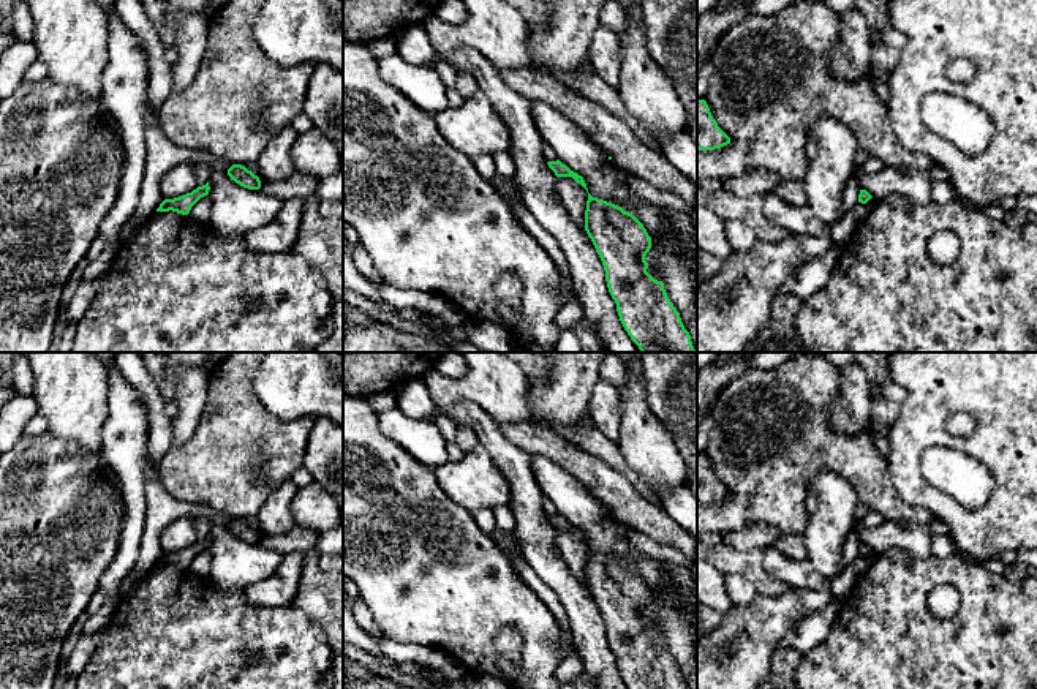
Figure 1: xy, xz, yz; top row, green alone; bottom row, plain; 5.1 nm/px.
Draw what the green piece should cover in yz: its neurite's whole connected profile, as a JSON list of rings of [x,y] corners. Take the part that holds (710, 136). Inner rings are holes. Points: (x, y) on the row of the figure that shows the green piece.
[[[697,100],[697,149],[715,150],[730,144],[730,137],[718,126],[705,100]]]

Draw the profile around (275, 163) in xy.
[[[288,125],[266,145],[256,160],[264,182],[285,180],[296,172],[291,149],[297,136],[299,133]]]

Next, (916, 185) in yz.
[[[855,166],[850,180],[857,180],[860,190],[866,190],[873,198],[881,199],[888,194],[898,194],[918,205],[931,202],[931,190],[934,183],[926,171],[903,168],[884,168],[876,174],[863,174],[860,168]]]

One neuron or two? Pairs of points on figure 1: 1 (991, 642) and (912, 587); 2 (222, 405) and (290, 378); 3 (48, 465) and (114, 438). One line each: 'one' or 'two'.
1: one
2: two
3: two

